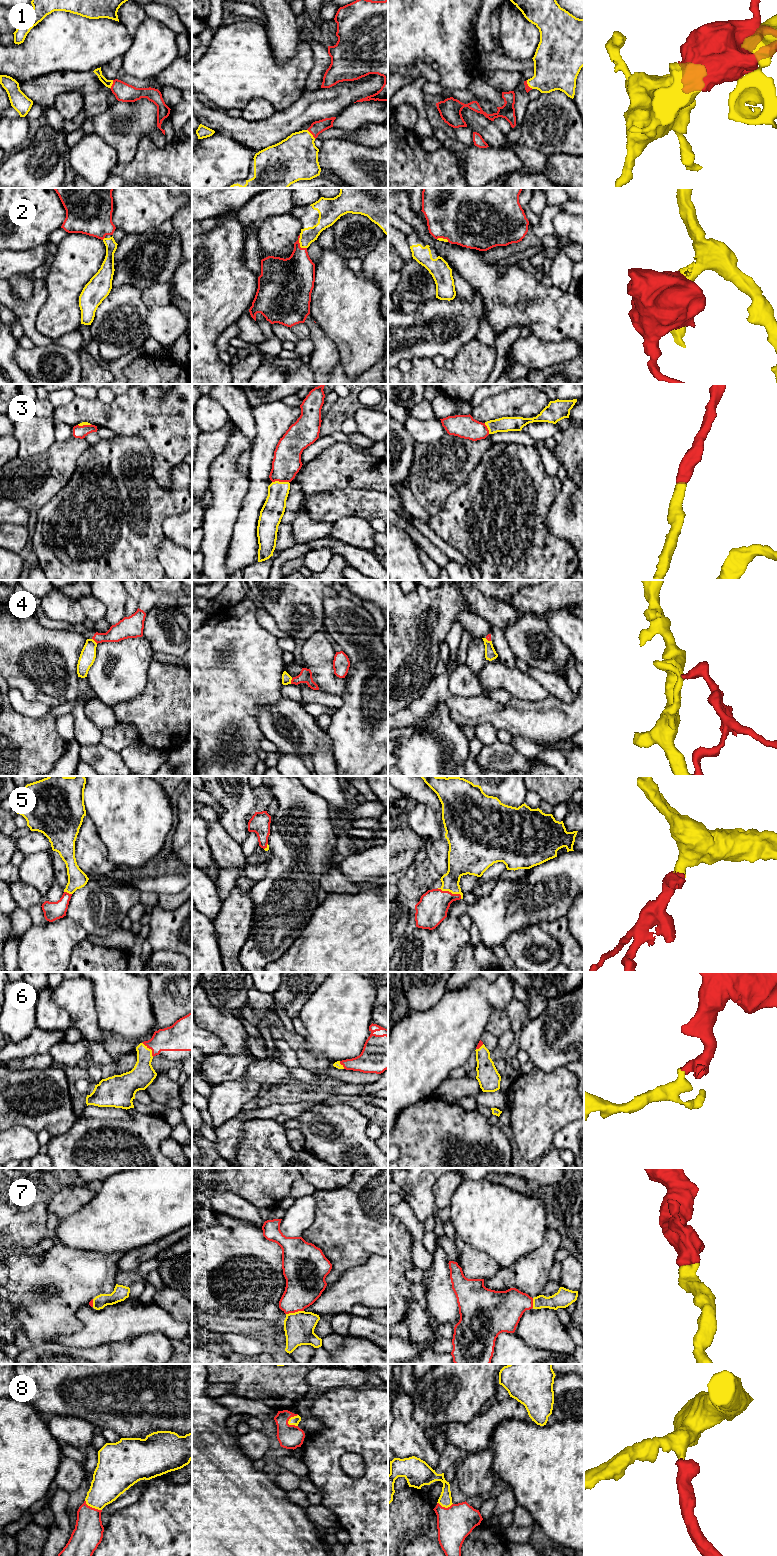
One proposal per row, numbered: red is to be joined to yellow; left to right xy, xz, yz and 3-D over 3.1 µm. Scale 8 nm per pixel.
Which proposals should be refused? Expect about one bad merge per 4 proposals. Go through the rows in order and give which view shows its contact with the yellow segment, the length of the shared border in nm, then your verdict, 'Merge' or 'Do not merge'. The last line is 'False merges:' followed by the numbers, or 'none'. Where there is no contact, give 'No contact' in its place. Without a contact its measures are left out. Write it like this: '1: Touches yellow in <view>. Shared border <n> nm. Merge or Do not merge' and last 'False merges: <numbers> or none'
1: Touches yellow in xz. Shared border 100 nm. Merge
2: Touches yellow in xz. Shared border 130 nm. Merge
3: Touches yellow in xz. Shared border 140 nm. Merge
4: Touches yellow in xz. Shared border 50 nm. Do not merge
5: Touches yellow in yz. Shared border 220 nm. Merge
6: Touches yellow in xy. Shared border 150 nm. Merge
7: Touches yellow in xz. Shared border 150 nm. Merge
8: Touches yellow in xz. Shared border 120 nm. Merge
False merges: 4

